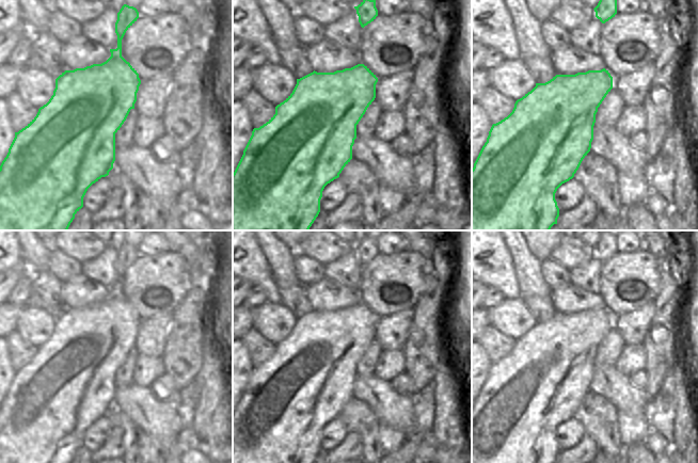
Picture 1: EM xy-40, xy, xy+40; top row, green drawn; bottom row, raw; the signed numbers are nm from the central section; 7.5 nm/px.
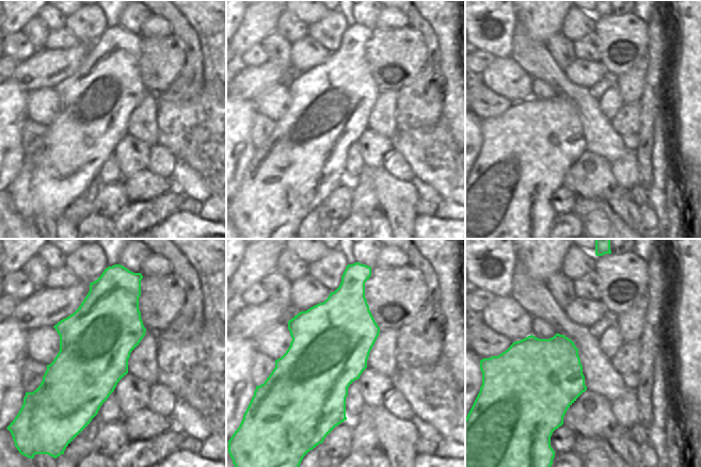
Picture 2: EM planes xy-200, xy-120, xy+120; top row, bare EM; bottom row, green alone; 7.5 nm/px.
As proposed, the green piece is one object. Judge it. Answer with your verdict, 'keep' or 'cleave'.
cleave

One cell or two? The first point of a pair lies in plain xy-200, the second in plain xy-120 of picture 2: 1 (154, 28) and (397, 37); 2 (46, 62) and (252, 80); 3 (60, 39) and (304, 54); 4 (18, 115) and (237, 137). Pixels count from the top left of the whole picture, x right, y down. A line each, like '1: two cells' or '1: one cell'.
1: two cells
2: one cell
3: one cell
4: one cell

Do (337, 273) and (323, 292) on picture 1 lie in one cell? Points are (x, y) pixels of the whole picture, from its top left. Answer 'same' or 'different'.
different

